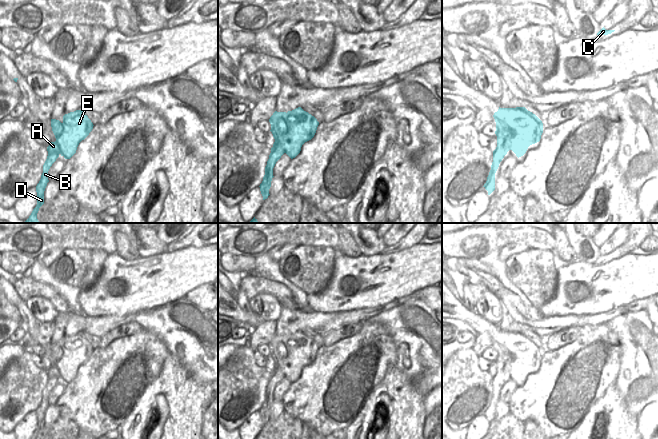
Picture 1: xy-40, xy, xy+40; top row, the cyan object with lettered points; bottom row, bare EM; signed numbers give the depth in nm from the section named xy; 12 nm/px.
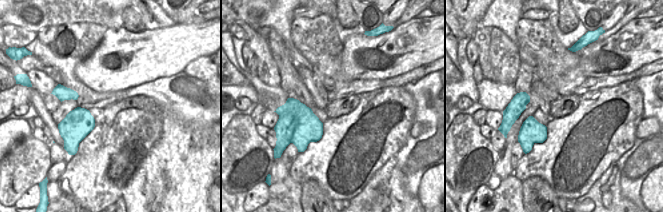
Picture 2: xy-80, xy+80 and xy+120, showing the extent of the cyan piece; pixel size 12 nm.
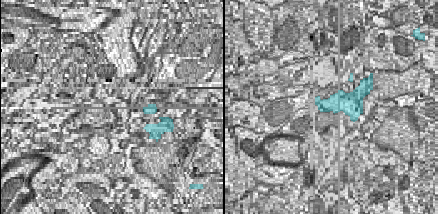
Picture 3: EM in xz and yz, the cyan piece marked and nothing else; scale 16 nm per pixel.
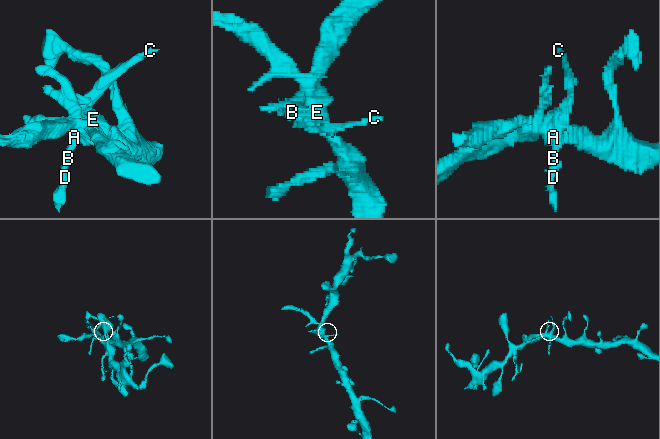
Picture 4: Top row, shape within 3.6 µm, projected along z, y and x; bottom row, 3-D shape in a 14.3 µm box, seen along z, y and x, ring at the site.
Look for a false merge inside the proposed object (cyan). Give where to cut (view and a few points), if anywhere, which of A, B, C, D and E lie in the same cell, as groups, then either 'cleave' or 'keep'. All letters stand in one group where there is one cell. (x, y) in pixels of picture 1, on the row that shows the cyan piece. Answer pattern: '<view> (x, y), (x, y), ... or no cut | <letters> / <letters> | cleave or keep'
xy+40 (521, 107), (509, 111), (510, 118), (514, 124), (511, 149) | A B C D / E | cleave

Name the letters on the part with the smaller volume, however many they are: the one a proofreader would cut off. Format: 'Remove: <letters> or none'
Remove: A, B, C, D.

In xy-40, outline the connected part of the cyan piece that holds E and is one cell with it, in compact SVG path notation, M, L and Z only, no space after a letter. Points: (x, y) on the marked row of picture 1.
M81 110L65 114L62 125L63 131L59 138L64 145L64 158L70 159L76 153L79 143L89 135L94 125Z

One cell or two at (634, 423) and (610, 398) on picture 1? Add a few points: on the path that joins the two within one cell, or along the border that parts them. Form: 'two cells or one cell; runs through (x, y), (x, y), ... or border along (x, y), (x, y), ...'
one cell; runs through (628, 417), (615, 404)

